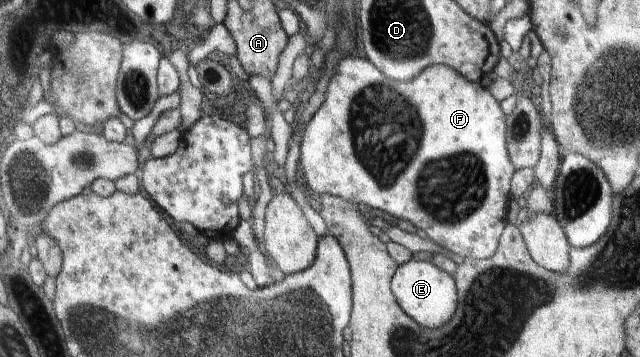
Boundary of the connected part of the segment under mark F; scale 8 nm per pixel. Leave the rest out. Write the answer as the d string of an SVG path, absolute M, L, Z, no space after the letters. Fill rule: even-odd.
M352 55L343 58L336 66L336 70L337 72L333 75L326 92L326 101L306 125L303 137L301 165L307 189L311 190L313 196L317 198L330 194L356 202L358 205L364 203L374 209L382 209L396 218L406 219L416 227L423 229L436 243L465 257L465 259L485 260L494 257L498 253L501 239L507 229L507 217L513 200L512 179L518 170L509 147L509 115L504 113L500 101L486 87L482 87L480 82L473 82L456 68L444 64L430 66L420 77L407 82L387 76L365 55Z

